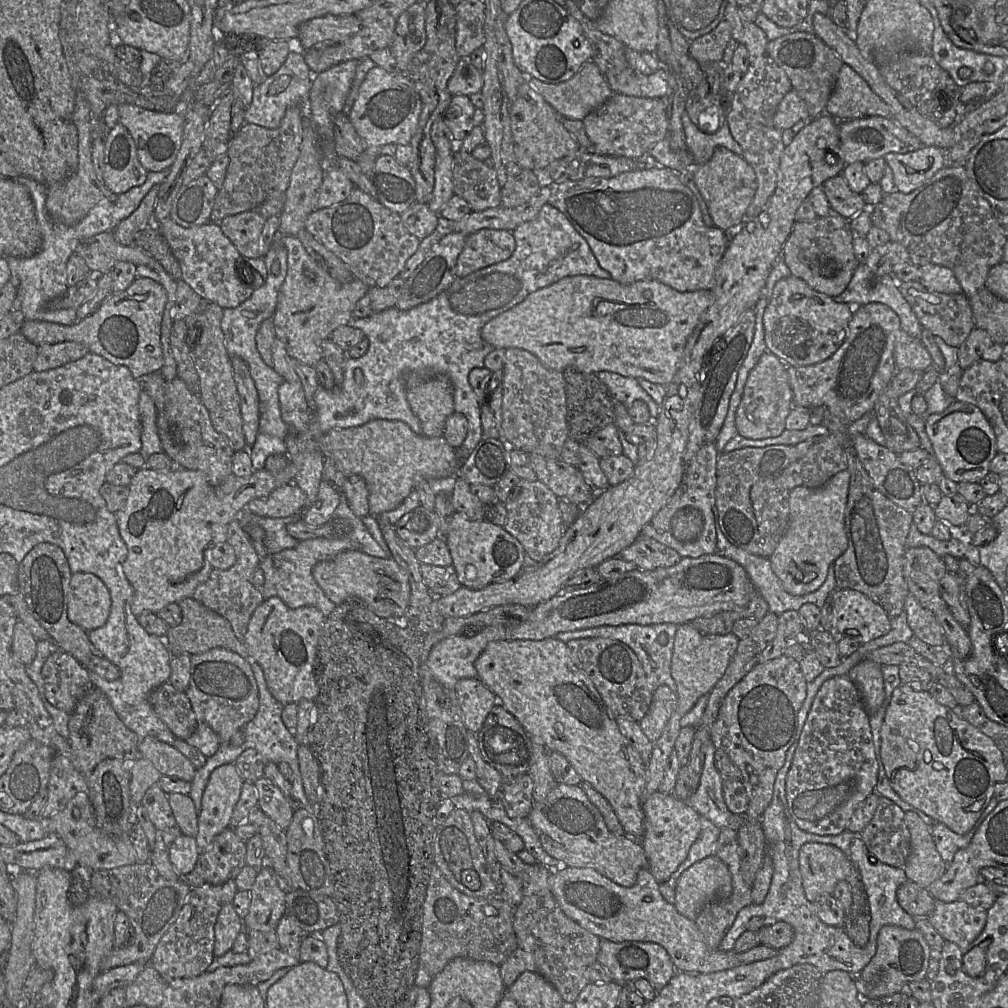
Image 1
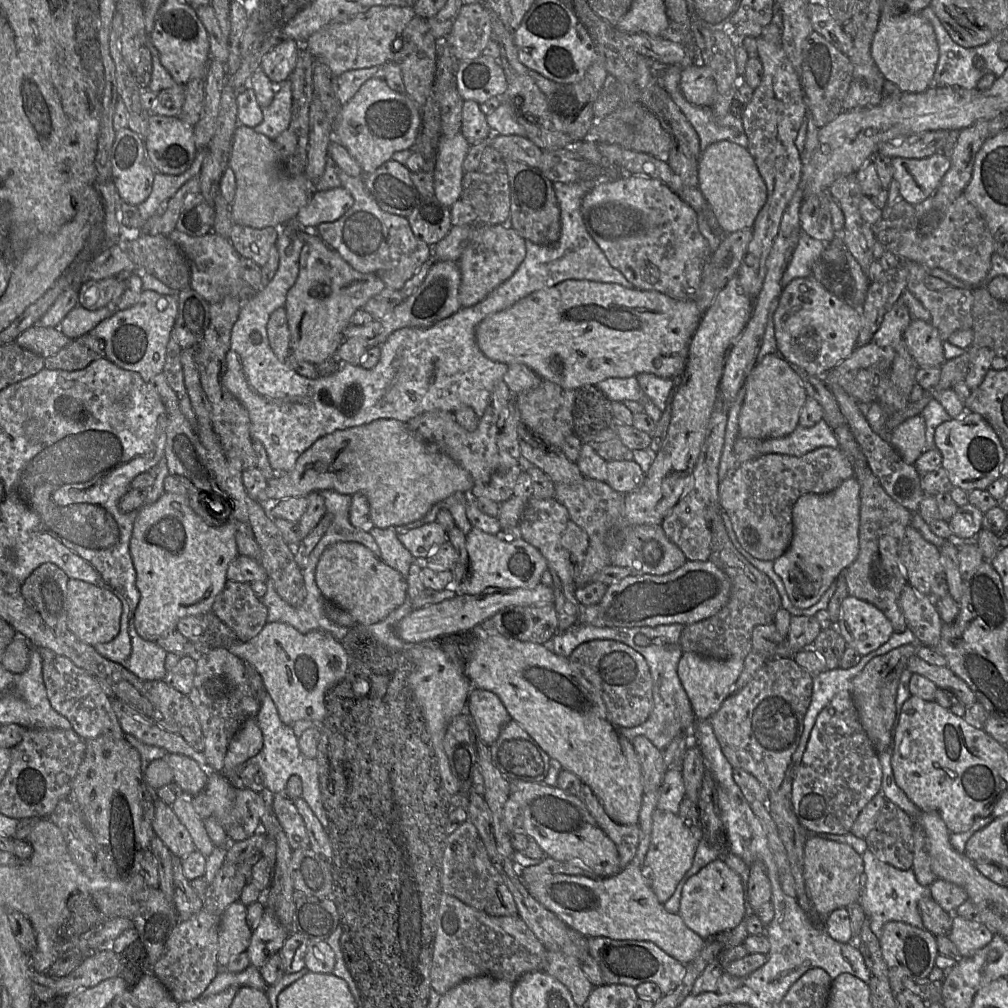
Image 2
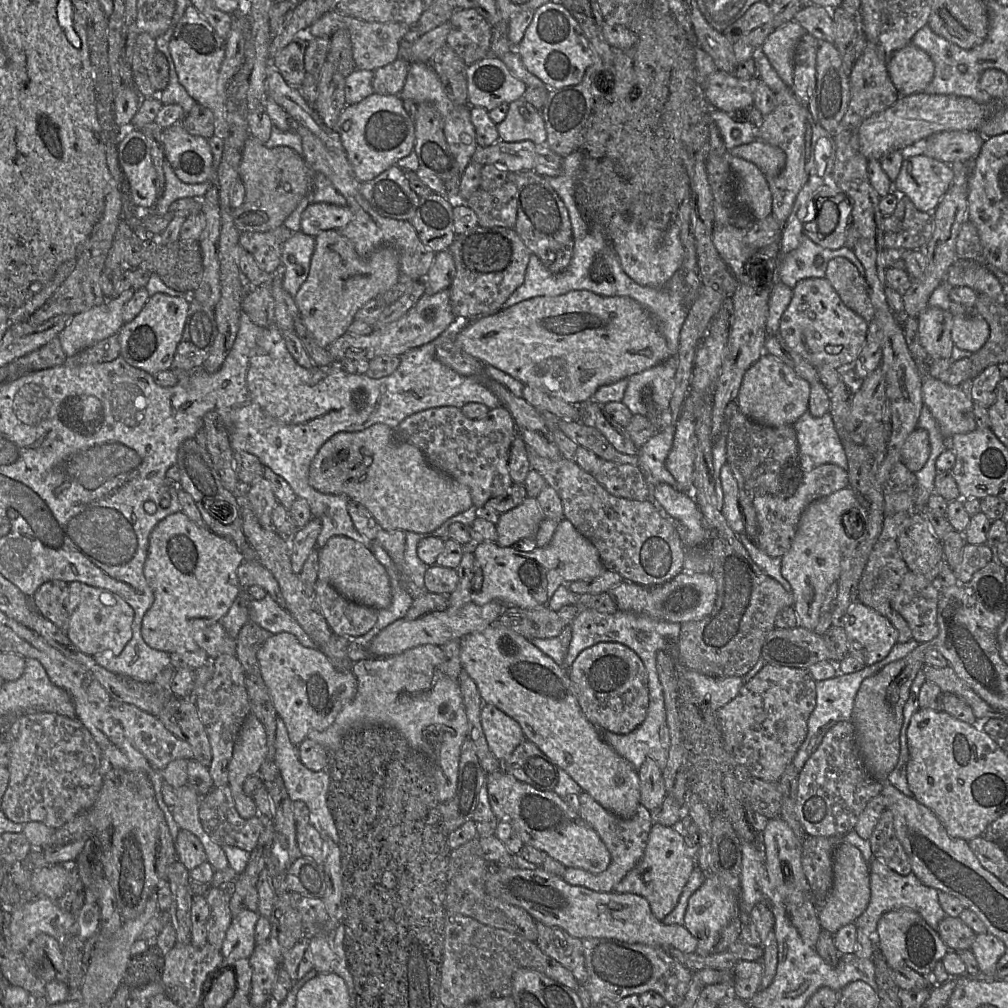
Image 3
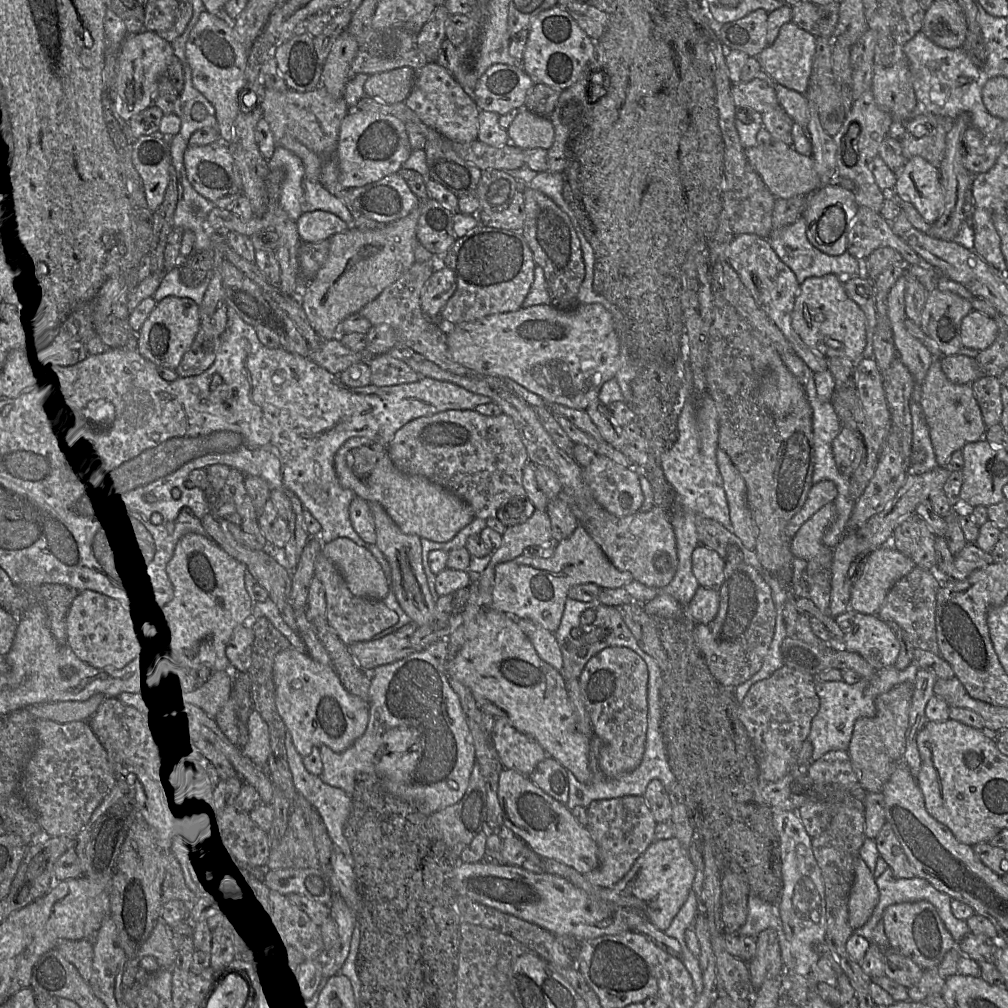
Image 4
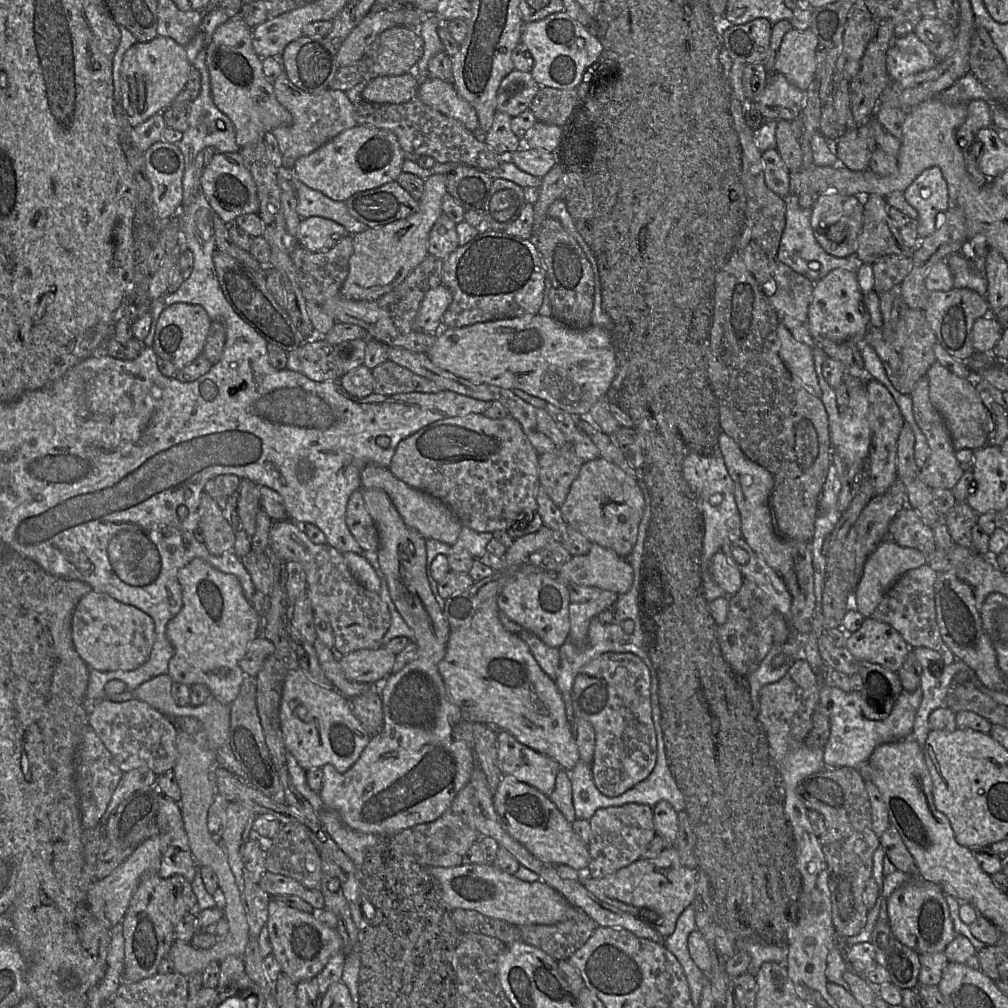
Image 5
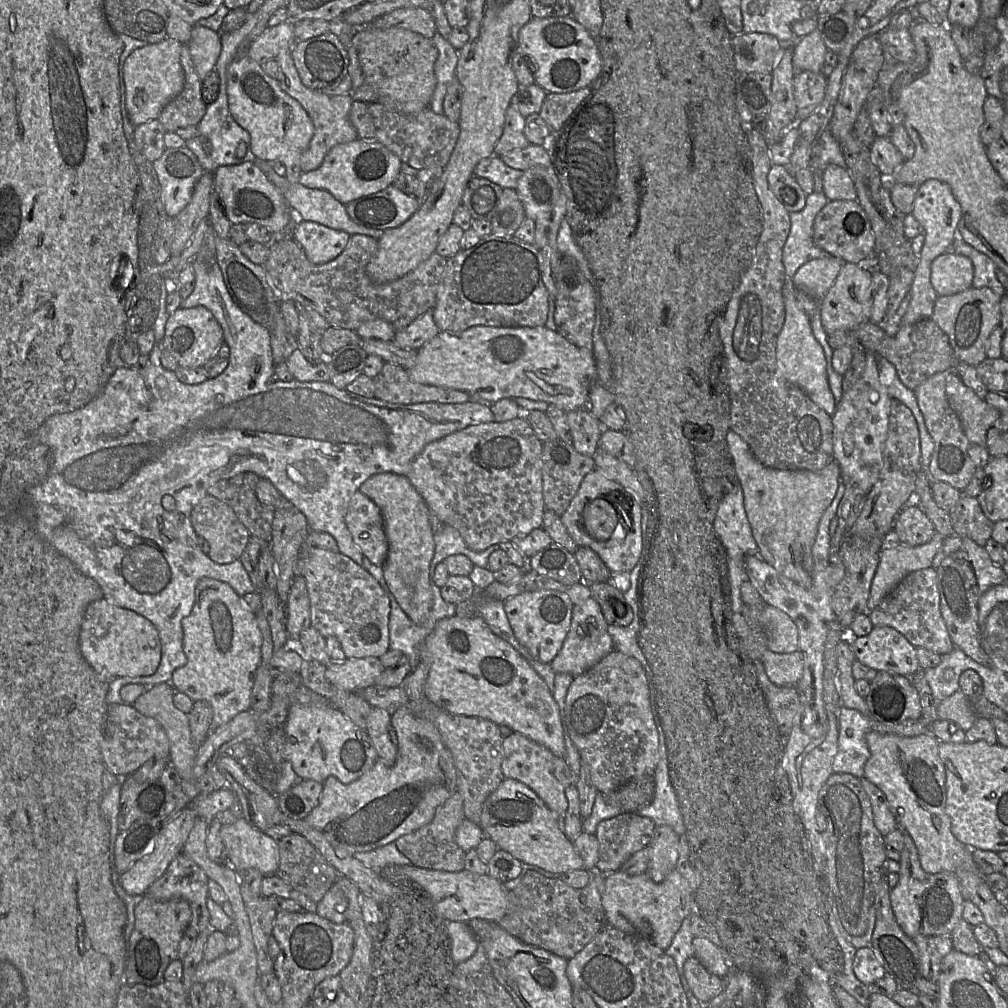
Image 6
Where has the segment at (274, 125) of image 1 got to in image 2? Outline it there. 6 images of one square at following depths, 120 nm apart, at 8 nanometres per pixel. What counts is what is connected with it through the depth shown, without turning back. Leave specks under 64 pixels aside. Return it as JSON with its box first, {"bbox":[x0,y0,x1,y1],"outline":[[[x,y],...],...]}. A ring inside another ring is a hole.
{"bbox":[254,78,292,140],"outline":[[[290,78],[274,84],[272,103],[263,107],[263,121],[254,129],[256,132],[275,140],[290,125],[292,115],[292,88]]]}

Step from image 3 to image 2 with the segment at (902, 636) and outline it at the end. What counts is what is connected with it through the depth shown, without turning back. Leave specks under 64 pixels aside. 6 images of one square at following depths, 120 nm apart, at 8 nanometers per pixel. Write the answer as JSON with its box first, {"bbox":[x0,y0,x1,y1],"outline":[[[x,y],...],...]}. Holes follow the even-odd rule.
{"bbox":[840,466,912,632],"outline":[[[856,466],[855,471],[854,471],[854,477],[857,479],[859,486],[860,486],[859,553],[858,553],[858,556],[855,559],[855,561],[850,566],[848,566],[846,569],[844,569],[840,574],[844,574],[844,576],[845,576],[849,595],[856,597],[860,600],[864,600],[864,601],[874,605],[875,607],[877,607],[889,619],[889,621],[891,622],[891,624],[893,626],[894,632],[903,632],[908,628],[908,626],[907,626],[905,617],[903,615],[903,612],[900,608],[899,598],[900,598],[900,594],[901,594],[904,586],[907,584],[907,581],[906,581],[905,574],[904,574],[904,571],[902,569],[901,562],[900,562],[900,547],[902,544],[902,540],[903,540],[905,531],[906,531],[907,527],[911,524],[912,512],[910,512],[907,508],[903,507],[902,505],[900,505],[899,503],[894,501],[885,492],[885,490],[881,486],[879,480],[872,473],[870,468],[865,469],[864,467]]]}

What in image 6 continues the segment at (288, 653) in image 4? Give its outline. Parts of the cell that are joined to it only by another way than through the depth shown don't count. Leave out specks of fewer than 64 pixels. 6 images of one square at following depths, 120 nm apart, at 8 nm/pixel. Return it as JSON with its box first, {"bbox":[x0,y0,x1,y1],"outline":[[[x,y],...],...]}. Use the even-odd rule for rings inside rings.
{"bbox":[284,704,377,784],"outline":[[[293,704],[284,730],[286,732],[284,762],[291,762],[296,774],[303,780],[324,783],[329,776],[334,776],[341,783],[349,784],[360,778],[377,761],[376,750],[366,730],[359,728],[332,705]]]}

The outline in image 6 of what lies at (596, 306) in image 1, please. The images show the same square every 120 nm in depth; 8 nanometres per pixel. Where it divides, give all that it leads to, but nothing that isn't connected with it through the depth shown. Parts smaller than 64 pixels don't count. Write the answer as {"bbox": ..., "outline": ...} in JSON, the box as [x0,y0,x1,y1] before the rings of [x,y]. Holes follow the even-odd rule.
{"bbox":[406,326,597,413],"outline":[[[473,326],[462,332],[440,331],[417,351],[414,367],[406,370],[412,381],[464,391],[470,396],[479,396],[492,404],[500,399],[521,397],[546,402],[567,413],[588,406],[590,389],[597,382],[593,351],[575,346],[558,331],[545,326]]]}

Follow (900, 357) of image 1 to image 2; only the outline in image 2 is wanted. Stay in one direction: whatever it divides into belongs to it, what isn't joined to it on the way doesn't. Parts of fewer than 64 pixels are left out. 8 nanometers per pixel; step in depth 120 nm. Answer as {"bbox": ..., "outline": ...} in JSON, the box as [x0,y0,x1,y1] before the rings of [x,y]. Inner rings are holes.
{"bbox":[903,319,945,367],"outline":[[[912,319],[903,338],[919,367],[941,366],[945,359],[943,340],[930,322]]]}

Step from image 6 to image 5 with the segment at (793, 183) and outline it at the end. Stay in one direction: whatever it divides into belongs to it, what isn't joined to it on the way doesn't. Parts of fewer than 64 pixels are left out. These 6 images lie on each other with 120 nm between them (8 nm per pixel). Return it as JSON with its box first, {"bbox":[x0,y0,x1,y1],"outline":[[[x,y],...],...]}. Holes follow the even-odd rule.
{"bbox":[762,149,791,199],"outline":[[[776,149],[762,152],[763,171],[767,187],[786,199],[791,196],[790,173]]]}

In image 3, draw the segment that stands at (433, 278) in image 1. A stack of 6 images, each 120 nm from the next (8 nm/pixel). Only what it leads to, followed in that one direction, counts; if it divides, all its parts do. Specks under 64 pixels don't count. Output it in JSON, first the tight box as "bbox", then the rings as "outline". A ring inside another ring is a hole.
{"bbox":[327,289,456,363],"outline":[[[449,289],[433,295],[424,294],[400,319],[381,329],[373,329],[368,335],[344,333],[327,349],[335,363],[343,359],[371,360],[377,356],[401,356],[436,339],[456,319],[452,313]]]}

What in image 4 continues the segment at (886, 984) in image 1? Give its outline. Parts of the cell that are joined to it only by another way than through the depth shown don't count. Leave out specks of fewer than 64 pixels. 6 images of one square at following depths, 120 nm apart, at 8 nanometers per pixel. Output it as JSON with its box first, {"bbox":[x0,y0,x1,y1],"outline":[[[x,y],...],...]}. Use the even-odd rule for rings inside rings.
{"bbox":[882,901,956,969],"outline":[[[928,901],[892,904],[885,909],[882,920],[889,945],[922,969],[938,967],[945,953],[956,946],[937,909]]]}

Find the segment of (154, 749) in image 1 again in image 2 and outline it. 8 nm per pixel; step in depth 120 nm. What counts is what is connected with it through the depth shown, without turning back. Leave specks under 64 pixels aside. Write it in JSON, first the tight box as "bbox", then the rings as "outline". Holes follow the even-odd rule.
{"bbox":[162,753,208,797],"outline":[[[166,753],[162,758],[173,772],[174,782],[190,797],[200,794],[208,781],[208,770],[193,759]]]}

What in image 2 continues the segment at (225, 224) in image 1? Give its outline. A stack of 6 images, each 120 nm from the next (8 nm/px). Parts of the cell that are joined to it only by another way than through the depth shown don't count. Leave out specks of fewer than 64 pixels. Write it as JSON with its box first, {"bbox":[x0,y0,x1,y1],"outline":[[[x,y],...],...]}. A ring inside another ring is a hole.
{"bbox":[229,223,278,267],"outline":[[[234,223],[229,238],[240,256],[263,267],[271,249],[276,246],[278,227],[253,228]]]}

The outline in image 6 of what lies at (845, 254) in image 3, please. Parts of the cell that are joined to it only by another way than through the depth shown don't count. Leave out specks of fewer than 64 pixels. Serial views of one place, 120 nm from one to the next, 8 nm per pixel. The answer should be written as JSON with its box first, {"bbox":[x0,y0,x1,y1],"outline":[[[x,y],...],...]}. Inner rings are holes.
{"bbox":[782,192,832,279],"outline":[[[813,192],[807,196],[803,210],[790,213],[791,226],[782,253],[787,279],[792,279],[806,262],[832,256],[813,242],[815,217],[828,201],[823,192]]]}

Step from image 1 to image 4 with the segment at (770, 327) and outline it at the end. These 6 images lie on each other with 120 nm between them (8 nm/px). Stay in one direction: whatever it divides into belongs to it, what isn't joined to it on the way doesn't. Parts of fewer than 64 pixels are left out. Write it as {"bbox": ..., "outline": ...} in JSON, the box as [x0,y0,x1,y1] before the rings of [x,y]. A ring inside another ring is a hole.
{"bbox":[791,274,867,362],"outline":[[[827,274],[805,279],[800,284],[791,317],[792,327],[801,340],[825,358],[840,357],[857,362],[862,357],[867,342],[867,318],[847,295],[843,277]]]}

